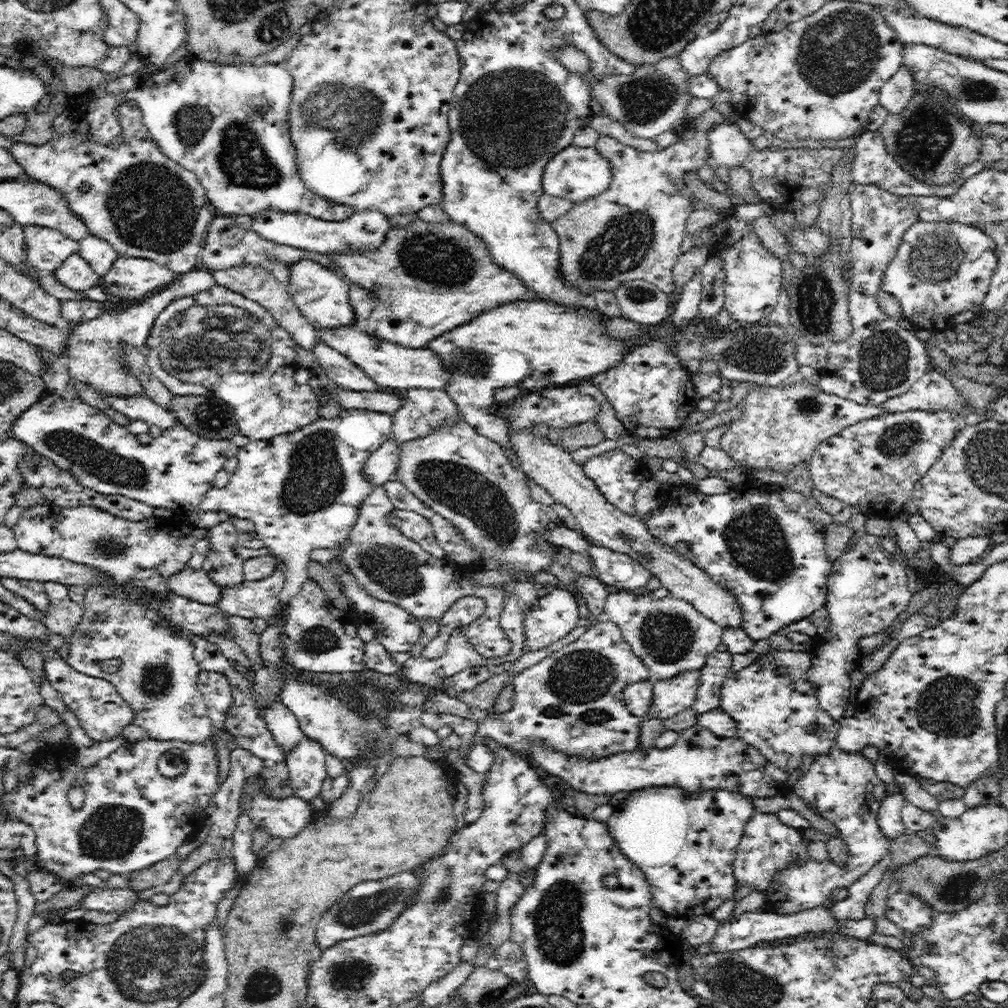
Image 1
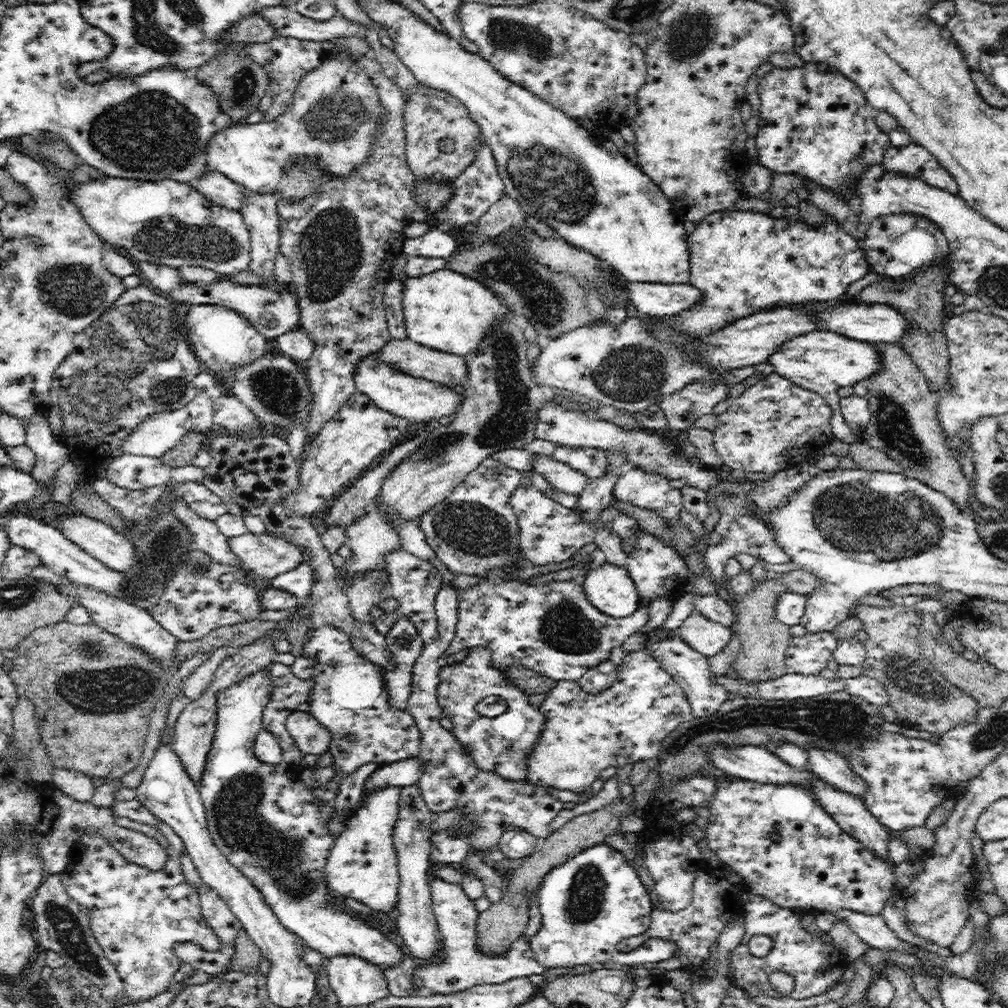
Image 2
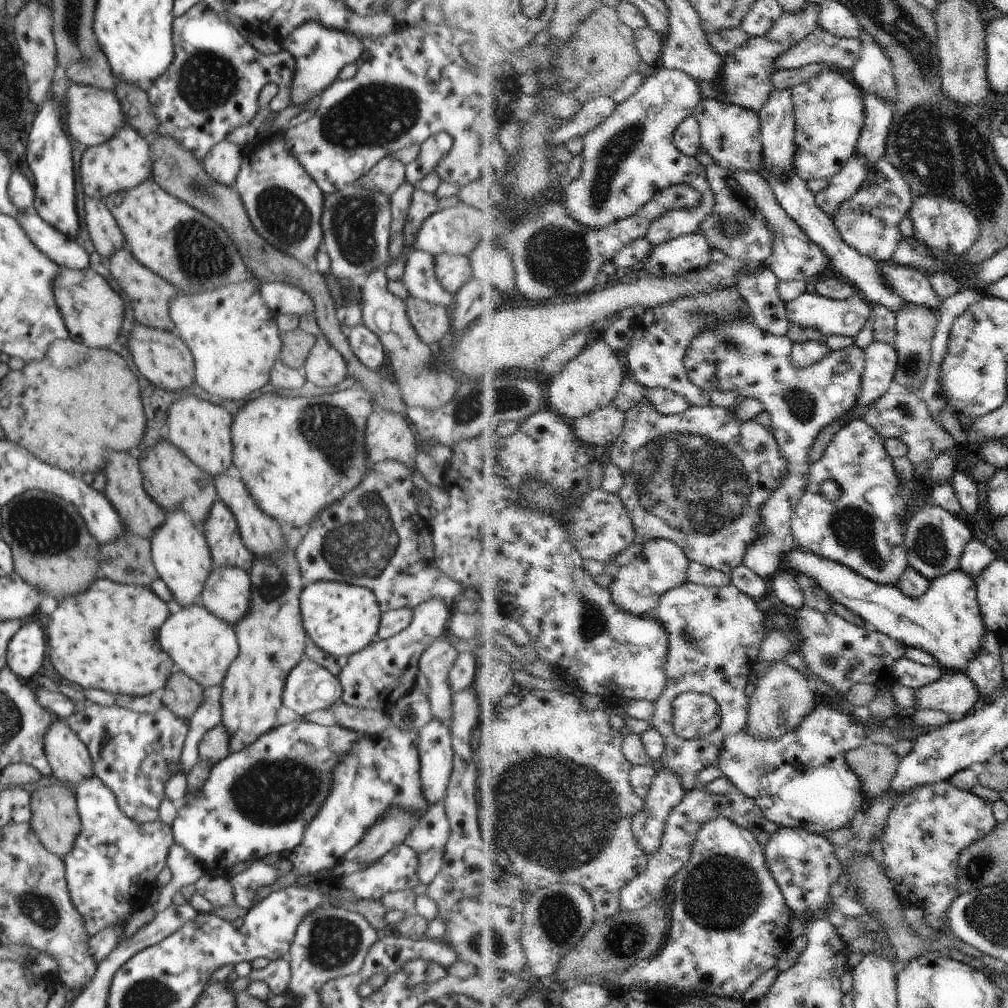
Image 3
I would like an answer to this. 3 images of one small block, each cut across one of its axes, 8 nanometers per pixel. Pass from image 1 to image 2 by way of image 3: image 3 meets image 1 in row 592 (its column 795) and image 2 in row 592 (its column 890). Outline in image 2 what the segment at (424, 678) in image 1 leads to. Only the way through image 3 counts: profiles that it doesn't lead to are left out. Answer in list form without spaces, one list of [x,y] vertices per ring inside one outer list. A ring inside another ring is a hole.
[[[530,470],[519,472],[519,486],[512,492],[508,505],[514,511],[518,523],[518,550],[517,560],[508,565],[493,567],[486,573],[478,575],[481,581],[468,588],[457,588],[452,583],[443,581],[441,587],[452,587],[456,593],[456,630],[450,646],[446,649],[445,657],[450,660],[453,654],[460,650],[471,649],[472,646],[486,646],[491,650],[491,663],[498,670],[505,671],[510,666],[524,667],[537,673],[542,673],[553,681],[562,679],[579,679],[596,662],[609,656],[608,652],[617,645],[622,645],[624,640],[639,632],[646,624],[648,616],[647,602],[639,606],[630,616],[608,617],[596,610],[587,599],[583,582],[571,580],[550,580],[546,582],[533,578],[522,578],[520,572],[536,566],[562,566],[562,562],[568,562],[572,556],[584,548],[586,544],[595,542],[599,526],[593,521],[583,519],[579,509],[568,509],[558,505],[536,488],[533,478],[534,473]]]

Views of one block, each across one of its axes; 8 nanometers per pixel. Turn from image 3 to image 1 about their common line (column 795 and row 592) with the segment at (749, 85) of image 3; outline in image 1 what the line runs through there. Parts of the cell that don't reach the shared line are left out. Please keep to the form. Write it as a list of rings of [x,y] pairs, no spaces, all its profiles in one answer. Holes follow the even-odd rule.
[[[1,578],[5,587],[14,594],[24,598],[37,618],[43,620],[52,610],[52,599],[45,589],[46,584],[38,581],[19,580],[16,578]]]

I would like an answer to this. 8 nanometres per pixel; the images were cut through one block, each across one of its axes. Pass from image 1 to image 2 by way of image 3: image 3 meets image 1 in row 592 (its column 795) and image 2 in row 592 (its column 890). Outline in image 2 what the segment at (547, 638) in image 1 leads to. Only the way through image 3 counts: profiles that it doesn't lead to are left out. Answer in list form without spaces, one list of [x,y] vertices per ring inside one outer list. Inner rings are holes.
[[[605,563],[583,582],[587,599],[600,613],[614,618],[630,616],[638,607],[639,596],[628,572]]]

